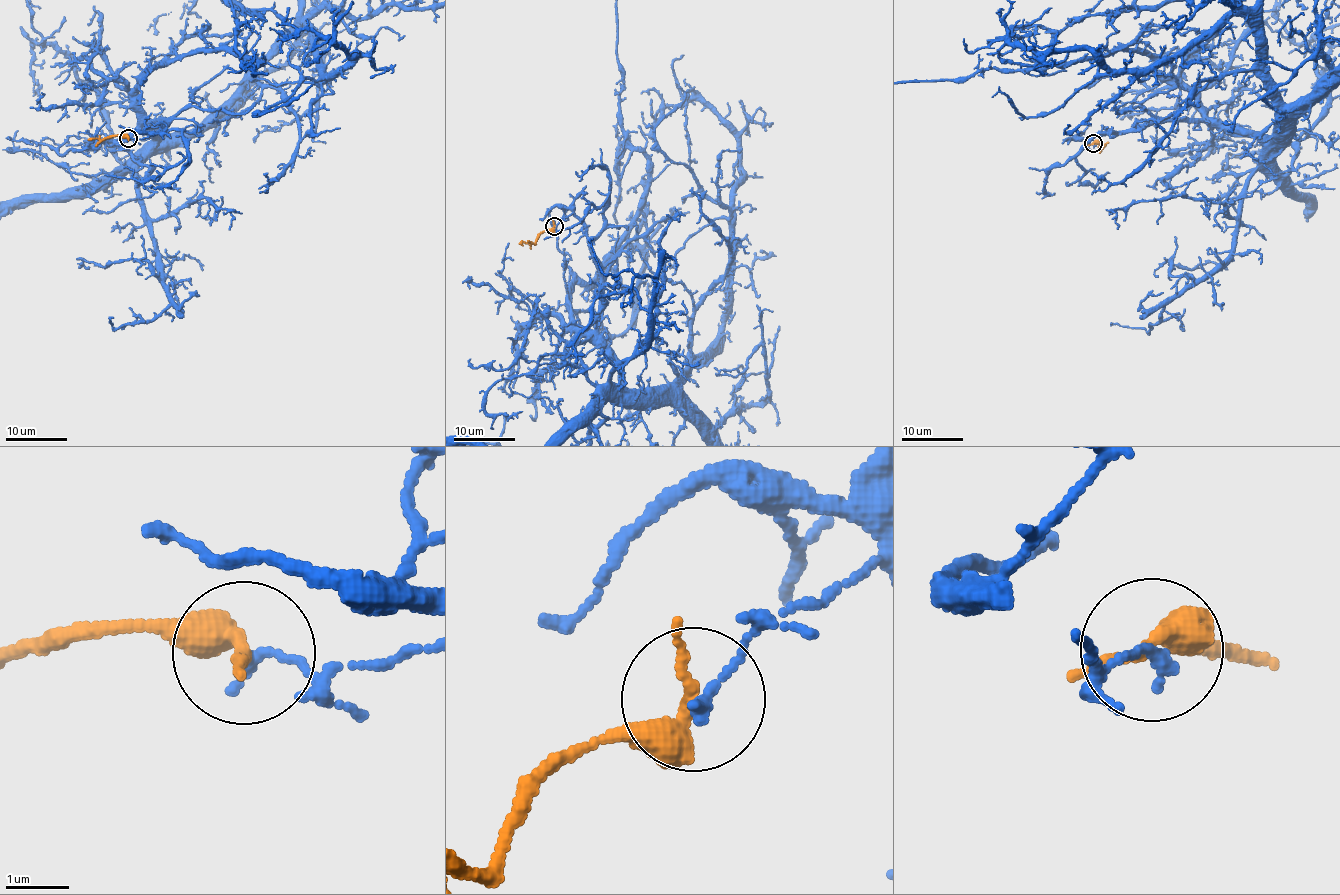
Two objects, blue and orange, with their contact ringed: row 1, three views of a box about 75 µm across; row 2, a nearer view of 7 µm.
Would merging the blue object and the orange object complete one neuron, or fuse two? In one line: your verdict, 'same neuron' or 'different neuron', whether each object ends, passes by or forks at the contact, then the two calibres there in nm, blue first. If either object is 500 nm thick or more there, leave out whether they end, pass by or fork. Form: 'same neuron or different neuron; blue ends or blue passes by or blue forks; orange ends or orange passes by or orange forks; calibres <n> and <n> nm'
different neuron; blue ends; orange passes by; calibres 200 and 280 nm

